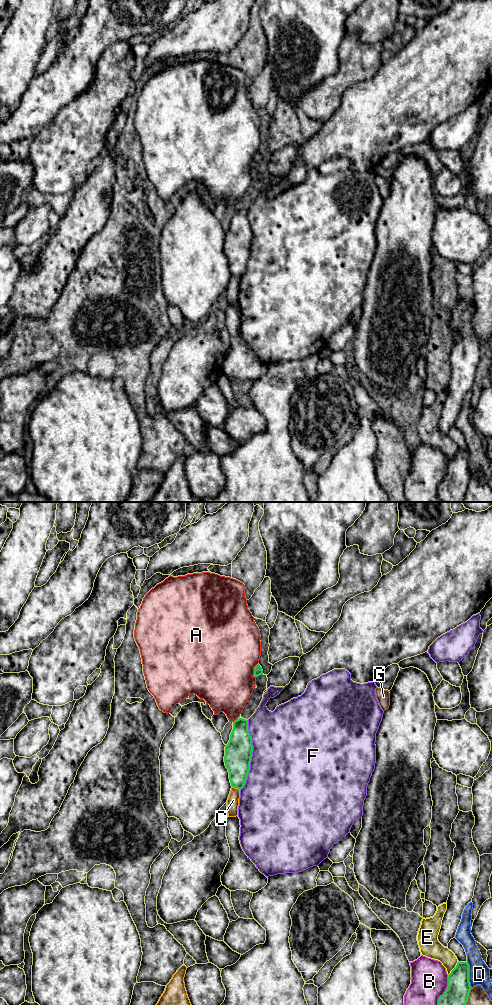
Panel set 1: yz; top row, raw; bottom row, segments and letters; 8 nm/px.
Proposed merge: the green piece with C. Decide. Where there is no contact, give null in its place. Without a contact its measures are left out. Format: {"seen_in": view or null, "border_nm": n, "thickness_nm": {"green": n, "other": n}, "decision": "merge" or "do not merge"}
{"seen_in": "yz", "border_nm": 70, "thickness_nm": {"green": 220, "other": 100}, "decision": "do not merge"}

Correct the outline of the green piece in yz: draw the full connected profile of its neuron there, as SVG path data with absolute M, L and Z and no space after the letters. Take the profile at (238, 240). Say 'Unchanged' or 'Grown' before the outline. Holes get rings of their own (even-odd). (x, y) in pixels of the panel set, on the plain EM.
Unchanged. M239 206L233 210L230 228L225 234L224 250L232 275L239 278L244 275L250 258L252 239L248 208Z

